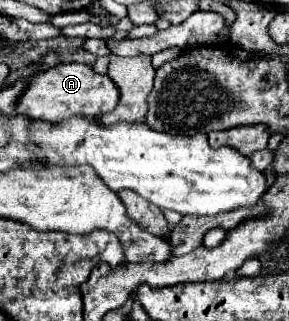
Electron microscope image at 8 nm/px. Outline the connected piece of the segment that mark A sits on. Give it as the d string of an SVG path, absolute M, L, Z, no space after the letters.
M59 64L49 68L43 74L37 74L31 82L25 94L21 96L17 104L17 112L29 114L31 118L37 120L47 120L47 122L63 122L65 118L71 116L103 116L111 110L115 110L119 102L119 90L115 82L107 74L97 74L93 72L91 66L87 64Z

